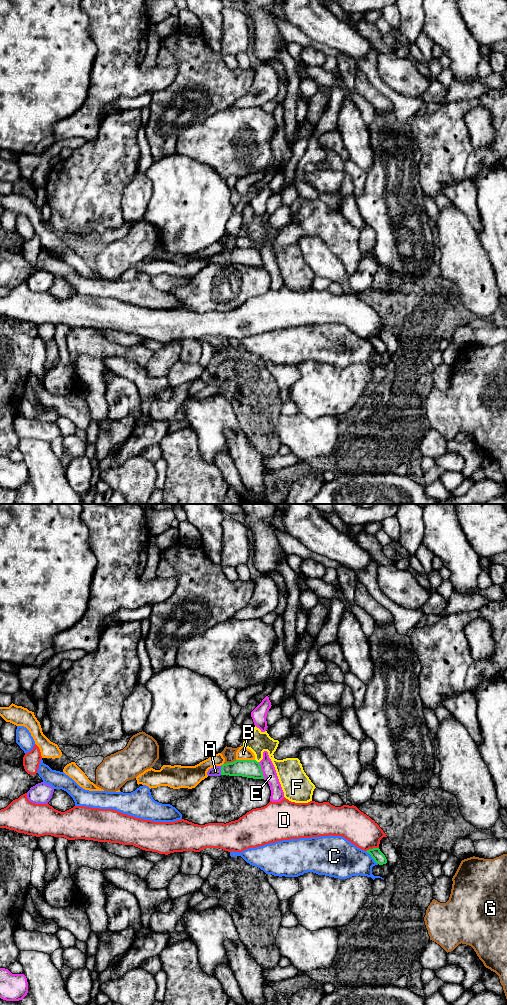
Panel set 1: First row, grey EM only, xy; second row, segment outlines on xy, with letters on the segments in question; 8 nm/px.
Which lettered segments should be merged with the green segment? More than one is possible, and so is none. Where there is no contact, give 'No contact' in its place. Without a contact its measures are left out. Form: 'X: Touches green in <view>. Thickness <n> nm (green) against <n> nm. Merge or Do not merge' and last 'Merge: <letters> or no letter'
A: Touches green in xy. Thickness 140 nm (green) against 80 nm. Merge
B: Touches green in xy. Thickness 140 nm (green) against 110 nm. Do not merge
C: Touches green in xy. Thickness 90 nm (green) against 320 nm. Do not merge
D: Touches green in xy. Thickness 90 nm (green) against 260 nm. Do not merge
E: Touches green in xy. Thickness 140 nm (green) against 110 nm. Do not merge
F: Touches green in xy. Thickness 140 nm (green) against 170 nm. Do not merge
G: Touches green in xy. Thickness 140 nm (green) against 110 nm. Do not merge
Merge: A

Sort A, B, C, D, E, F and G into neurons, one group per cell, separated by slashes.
A / B / C / D / E / F / G

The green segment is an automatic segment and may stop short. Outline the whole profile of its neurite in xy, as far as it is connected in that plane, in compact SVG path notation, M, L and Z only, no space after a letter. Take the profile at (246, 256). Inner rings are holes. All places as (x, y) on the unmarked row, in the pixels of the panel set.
M236 248L208 258L208 264L242 264L253 267L264 267L260 251L256 248Z

